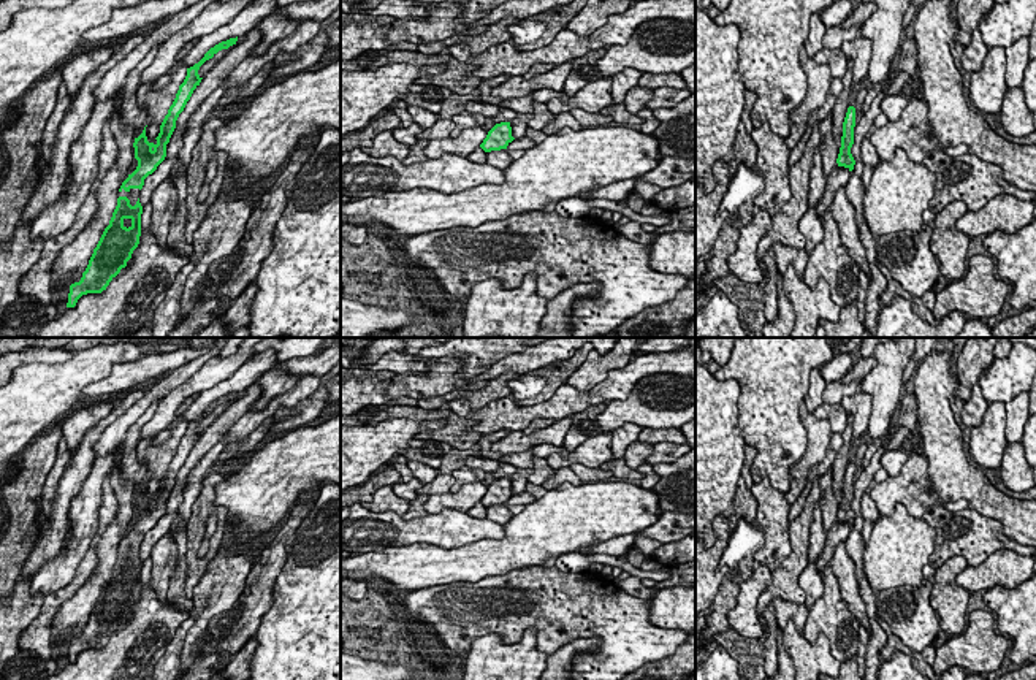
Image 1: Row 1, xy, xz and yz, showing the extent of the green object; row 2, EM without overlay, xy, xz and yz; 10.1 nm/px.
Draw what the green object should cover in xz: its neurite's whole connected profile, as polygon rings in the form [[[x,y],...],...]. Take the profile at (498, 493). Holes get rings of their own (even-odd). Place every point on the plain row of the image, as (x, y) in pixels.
[[[510,477],[496,479],[480,499],[485,507],[507,504],[513,496]]]

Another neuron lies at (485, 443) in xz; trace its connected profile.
[[[504,430],[504,431],[497,431],[497,433],[491,433],[491,434],[483,434],[483,436],[480,437],[478,444],[477,444],[478,452],[477,452],[475,457],[478,457],[478,458],[488,458],[488,460],[496,460],[496,461],[497,461],[502,455],[493,452],[493,450],[491,450],[491,445],[493,445],[496,441],[505,437],[508,433],[510,433],[510,431],[505,431],[505,430]]]

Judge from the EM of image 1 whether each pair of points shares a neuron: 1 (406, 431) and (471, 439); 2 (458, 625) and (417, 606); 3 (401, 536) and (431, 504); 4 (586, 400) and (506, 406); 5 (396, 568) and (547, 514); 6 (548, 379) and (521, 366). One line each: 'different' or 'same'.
1: different
2: same
3: different
4: same
5: same
6: different

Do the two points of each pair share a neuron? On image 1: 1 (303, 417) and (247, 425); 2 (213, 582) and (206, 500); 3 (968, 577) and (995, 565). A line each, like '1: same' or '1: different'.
1: different
2: different
3: same

